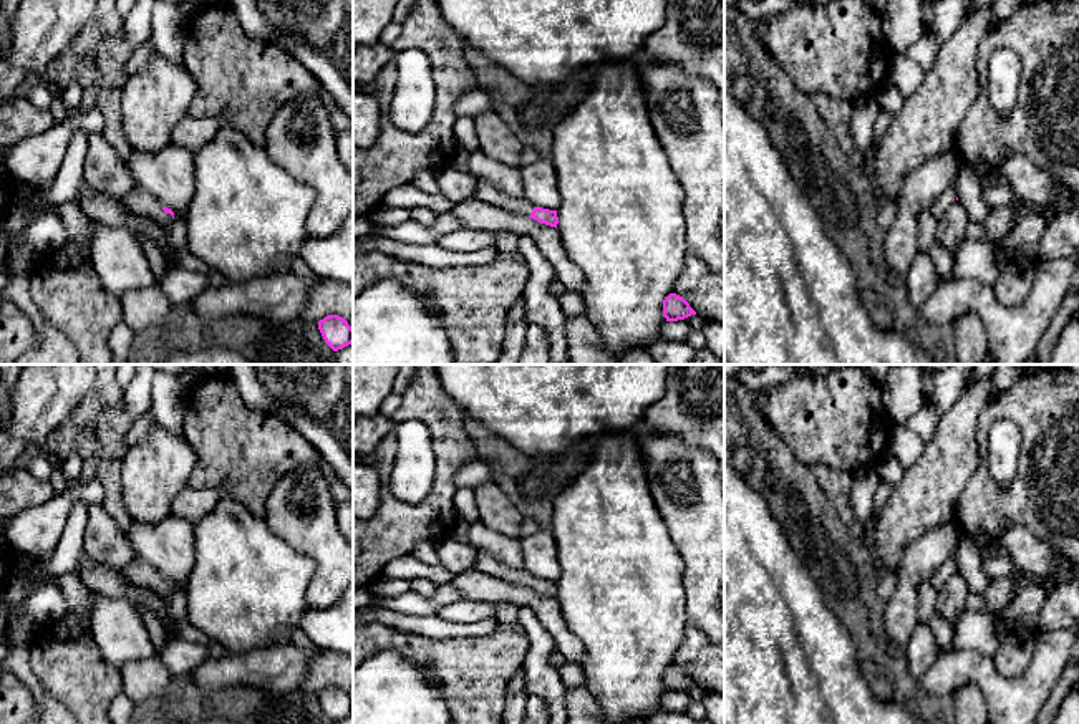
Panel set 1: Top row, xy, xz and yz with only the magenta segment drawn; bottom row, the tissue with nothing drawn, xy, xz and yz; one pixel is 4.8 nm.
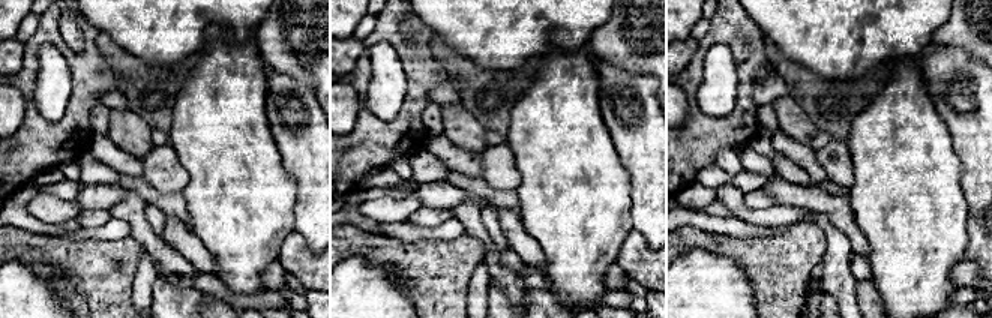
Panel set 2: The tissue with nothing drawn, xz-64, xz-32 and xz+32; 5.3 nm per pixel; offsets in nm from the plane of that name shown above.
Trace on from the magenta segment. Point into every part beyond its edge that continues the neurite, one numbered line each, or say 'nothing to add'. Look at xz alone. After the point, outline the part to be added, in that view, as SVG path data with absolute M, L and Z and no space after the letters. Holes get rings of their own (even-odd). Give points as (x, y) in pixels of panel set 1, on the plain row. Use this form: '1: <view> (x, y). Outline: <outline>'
1: xz (486, 564). Outline: M476 550L477 552L477 570L504 580L507 583L514 583L514 585L520 585L520 586L530 586L534 582L534 577L530 573L527 573L525 570L514 570L510 567L507 567L506 563L496 560L494 557L487 555L482 550Z

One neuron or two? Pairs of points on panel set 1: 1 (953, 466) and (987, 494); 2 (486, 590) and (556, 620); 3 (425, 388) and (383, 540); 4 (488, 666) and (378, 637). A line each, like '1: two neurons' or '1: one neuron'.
1: two neurons
2: one neuron
3: one neuron
4: one neuron

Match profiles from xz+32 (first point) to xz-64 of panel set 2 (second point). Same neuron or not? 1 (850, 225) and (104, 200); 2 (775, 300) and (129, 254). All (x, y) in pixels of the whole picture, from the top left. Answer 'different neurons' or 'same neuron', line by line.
1: same neuron
2: same neuron

